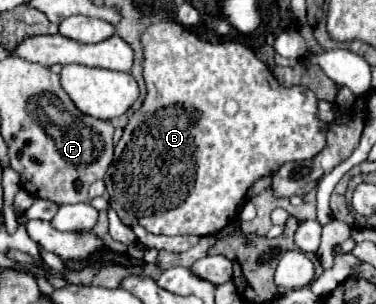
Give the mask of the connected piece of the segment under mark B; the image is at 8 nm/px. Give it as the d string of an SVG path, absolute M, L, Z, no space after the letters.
M160 22L150 26L142 34L144 46L144 80L148 96L138 112L130 116L128 126L124 128L124 136L116 144L112 166L104 176L106 190L110 194L110 206L118 212L120 220L126 226L134 226L134 220L144 226L150 234L164 234L164 236L178 236L178 234L196 234L196 236L212 236L218 230L226 228L234 218L240 202L244 200L248 188L262 176L274 174L282 164L296 162L296 160L310 160L320 154L326 146L326 124L318 118L318 98L306 86L282 86L272 76L268 66L256 58L252 49L231 41L210 43L196 38L196 34L188 32L184 26L176 22Z

